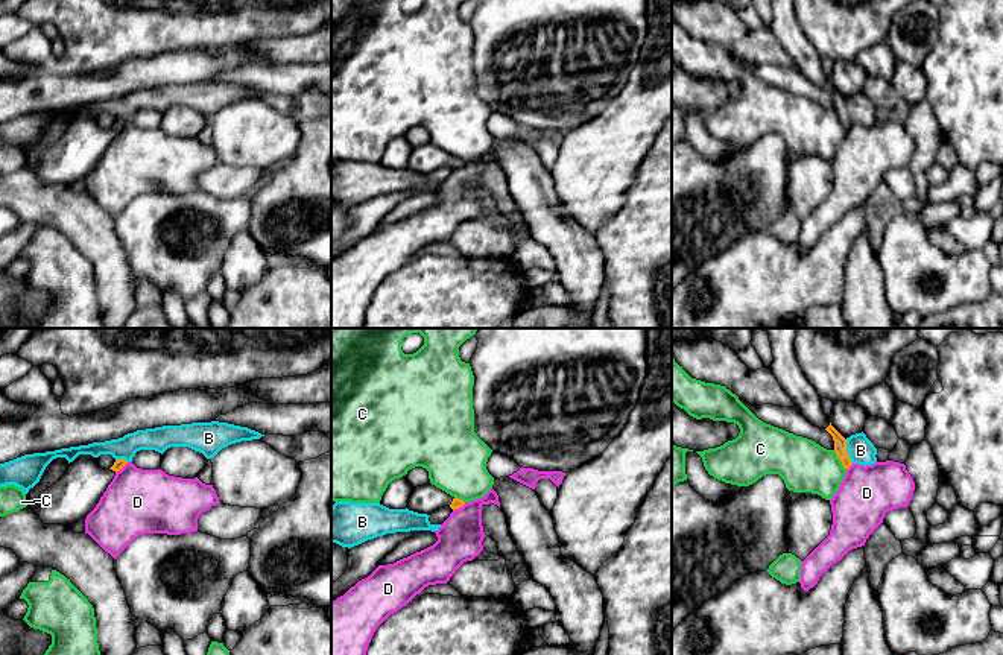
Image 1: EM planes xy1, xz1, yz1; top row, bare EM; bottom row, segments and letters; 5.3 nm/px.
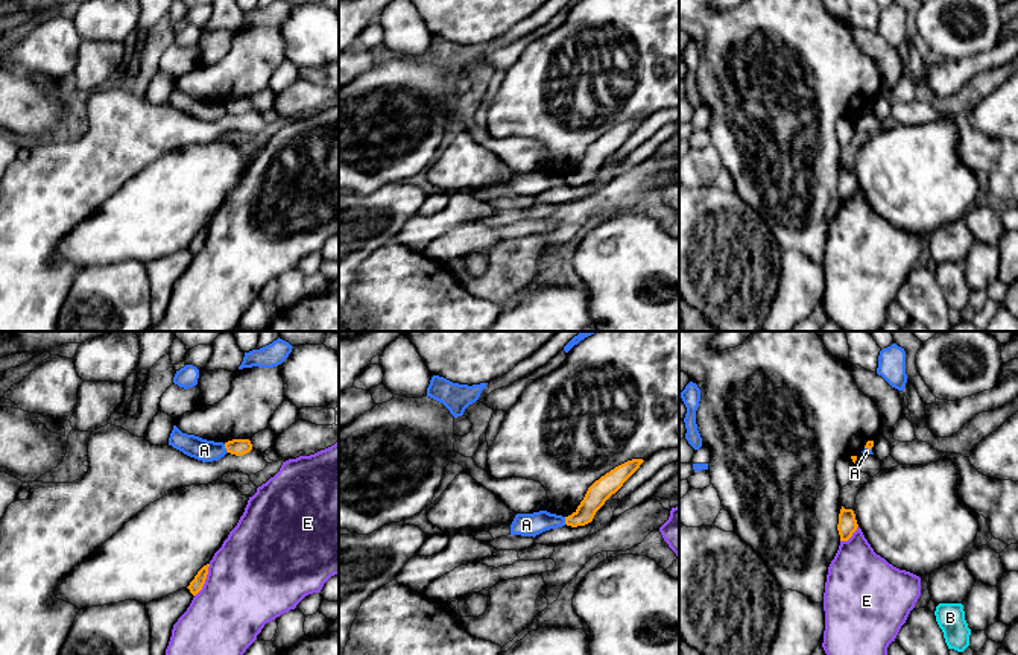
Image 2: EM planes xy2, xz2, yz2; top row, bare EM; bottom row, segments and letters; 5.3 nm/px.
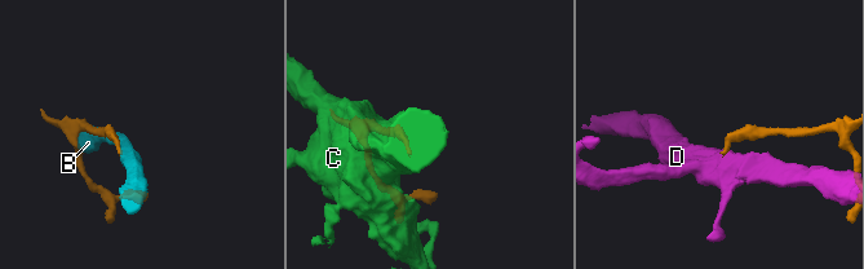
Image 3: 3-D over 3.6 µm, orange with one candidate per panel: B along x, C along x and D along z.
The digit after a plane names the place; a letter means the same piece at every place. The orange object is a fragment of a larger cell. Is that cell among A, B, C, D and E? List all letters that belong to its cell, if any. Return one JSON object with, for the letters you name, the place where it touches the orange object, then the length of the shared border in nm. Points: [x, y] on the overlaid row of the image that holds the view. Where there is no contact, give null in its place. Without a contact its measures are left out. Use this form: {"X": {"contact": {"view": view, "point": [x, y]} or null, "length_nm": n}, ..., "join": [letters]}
{"join": []}

